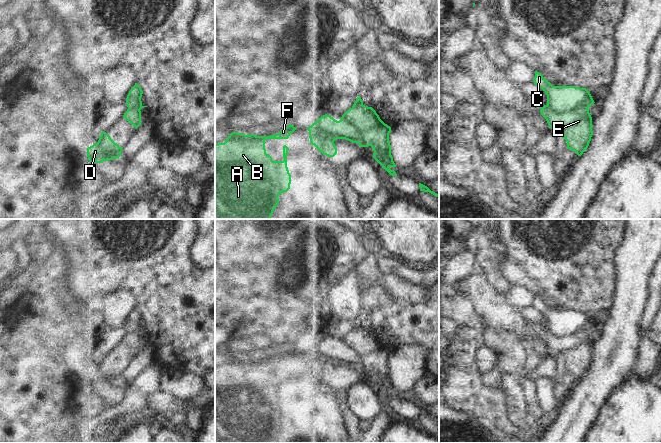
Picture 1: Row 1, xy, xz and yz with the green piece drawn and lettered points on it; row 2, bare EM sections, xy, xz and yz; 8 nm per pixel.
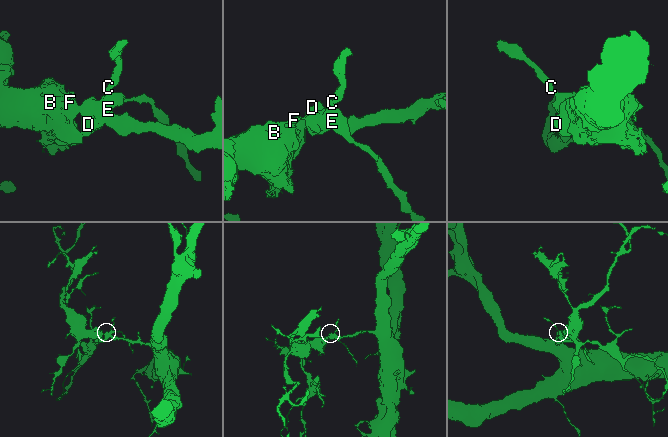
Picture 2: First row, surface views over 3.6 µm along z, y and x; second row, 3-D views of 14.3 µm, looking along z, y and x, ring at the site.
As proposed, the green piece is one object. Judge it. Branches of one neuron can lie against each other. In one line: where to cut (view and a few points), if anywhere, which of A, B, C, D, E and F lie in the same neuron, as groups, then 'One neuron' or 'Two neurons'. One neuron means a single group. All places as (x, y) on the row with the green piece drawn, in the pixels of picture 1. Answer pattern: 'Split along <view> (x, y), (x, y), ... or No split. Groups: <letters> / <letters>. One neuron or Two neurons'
Split along yz (547, 104), (558, 110), (587, 108). Groups: A B D E F / C. Two neurons

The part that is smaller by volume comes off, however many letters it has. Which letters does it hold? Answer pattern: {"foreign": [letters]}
{"foreign": ["C"]}

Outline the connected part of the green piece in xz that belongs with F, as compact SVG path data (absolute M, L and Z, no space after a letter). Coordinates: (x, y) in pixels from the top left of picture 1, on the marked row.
M290 124L270 136L232 132L224 143L215 144L215 219L271 219L278 196L290 189L289 148L283 146L283 161L273 161L266 153L265 140L288 139L296 129Z

